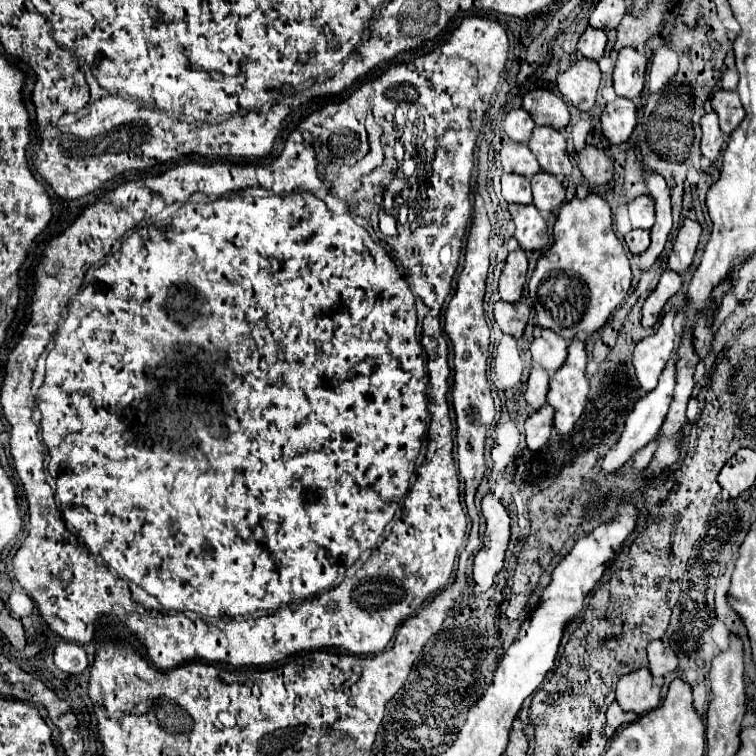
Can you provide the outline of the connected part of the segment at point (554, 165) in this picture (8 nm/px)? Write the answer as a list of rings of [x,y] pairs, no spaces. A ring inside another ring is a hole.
[[[534,127],[528,143],[530,151],[536,155],[542,171],[564,179],[572,173],[572,163],[566,151],[566,139],[552,127]]]

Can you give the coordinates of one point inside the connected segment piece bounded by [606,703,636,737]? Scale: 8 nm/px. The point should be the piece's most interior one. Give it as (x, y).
(615, 718)

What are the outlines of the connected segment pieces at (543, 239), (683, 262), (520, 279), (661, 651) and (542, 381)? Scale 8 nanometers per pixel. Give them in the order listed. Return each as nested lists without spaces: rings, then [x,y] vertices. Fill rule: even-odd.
[[[510,205],[510,213],[516,223],[514,237],[524,251],[540,251],[548,245],[546,221],[534,205]]]
[[[684,219],[684,225],[678,229],[678,235],[674,241],[674,249],[668,257],[668,267],[672,271],[684,273],[690,267],[700,241],[700,233],[702,233],[702,227],[696,219]]]
[[[516,249],[508,255],[502,275],[500,275],[500,297],[506,303],[516,303],[522,297],[522,289],[526,283],[526,269],[528,269],[528,259],[522,249]]]
[[[652,641],[648,645],[648,669],[652,671],[654,677],[664,677],[666,673],[676,671],[678,667],[678,657],[674,655],[672,649],[664,649],[662,641]]]
[[[534,367],[526,383],[526,393],[524,393],[528,405],[534,411],[538,411],[546,404],[546,393],[548,393],[548,373],[542,367]]]

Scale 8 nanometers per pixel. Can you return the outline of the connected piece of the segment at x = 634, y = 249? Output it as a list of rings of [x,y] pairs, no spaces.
[[[632,229],[630,233],[626,233],[626,245],[630,249],[632,255],[640,255],[642,251],[648,249],[648,243],[650,243],[650,231],[644,231],[644,229]]]

